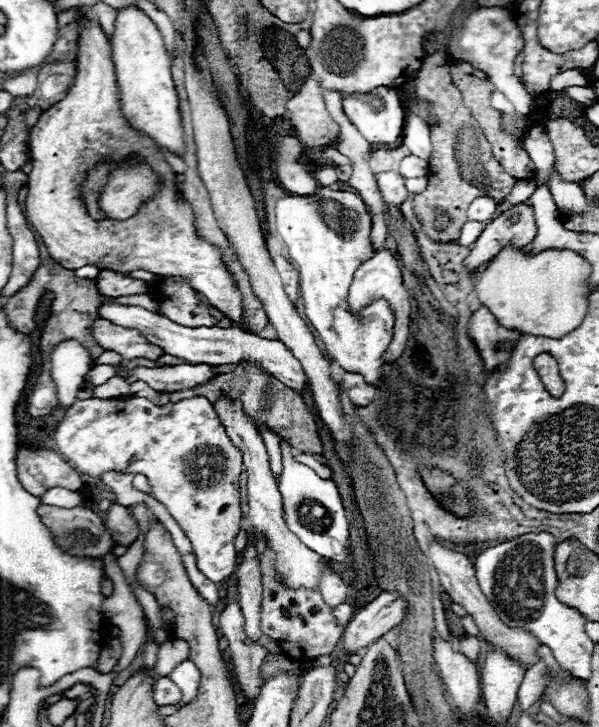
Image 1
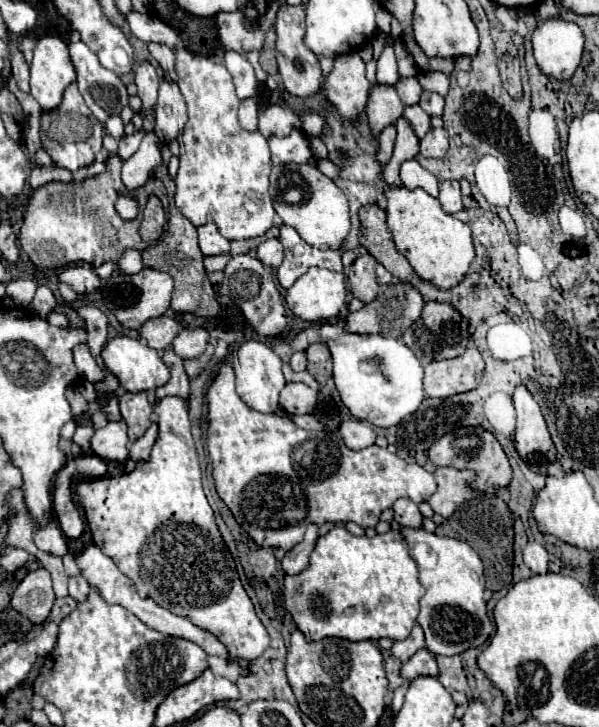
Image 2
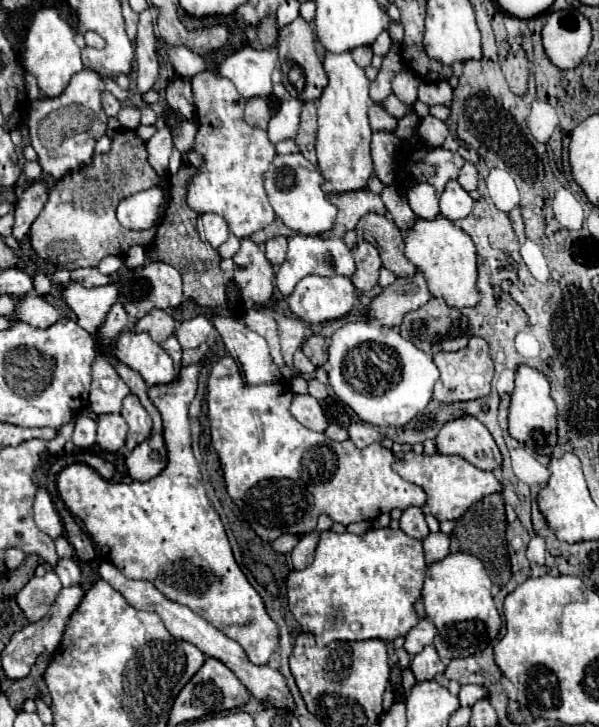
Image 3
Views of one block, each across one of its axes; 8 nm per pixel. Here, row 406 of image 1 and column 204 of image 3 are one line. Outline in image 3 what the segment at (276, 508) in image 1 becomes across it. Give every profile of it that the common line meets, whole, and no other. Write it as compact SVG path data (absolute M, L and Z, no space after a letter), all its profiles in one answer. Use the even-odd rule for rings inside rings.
M202 214L202 226L204 226L204 236L212 244L212 248L222 246L228 240L228 224L224 218L218 214Z

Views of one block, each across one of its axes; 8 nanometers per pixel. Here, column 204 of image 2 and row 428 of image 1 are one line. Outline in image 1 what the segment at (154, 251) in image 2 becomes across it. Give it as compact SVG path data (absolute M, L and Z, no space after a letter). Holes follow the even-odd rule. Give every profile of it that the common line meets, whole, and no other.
M242 362L232 372L216 376L212 382L206 382L202 386L192 388L192 390L172 392L170 400L174 402L174 400L190 398L190 396L206 396L210 402L214 402L216 396L218 396L218 390L230 392L230 396L234 396L242 404L242 412L246 412L246 416L250 416L250 420L254 420L256 426L258 424L266 424L276 434L282 434L284 438L288 438L290 444L294 448L298 448L300 452L304 452L304 454L322 452L322 442L320 442L318 432L316 432L314 416L306 408L302 396L298 392L294 392L292 388L288 388L286 384L282 384L280 380L272 378L270 374L266 374L264 370L252 366L250 362Z

